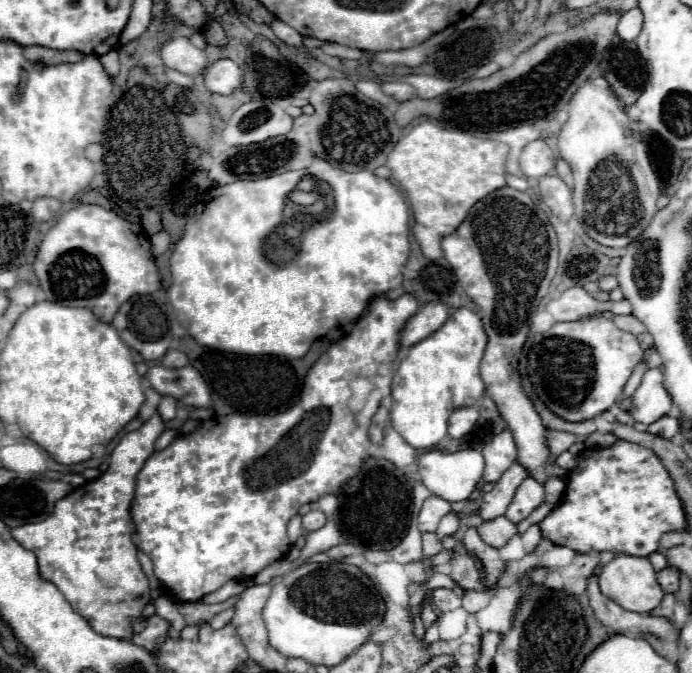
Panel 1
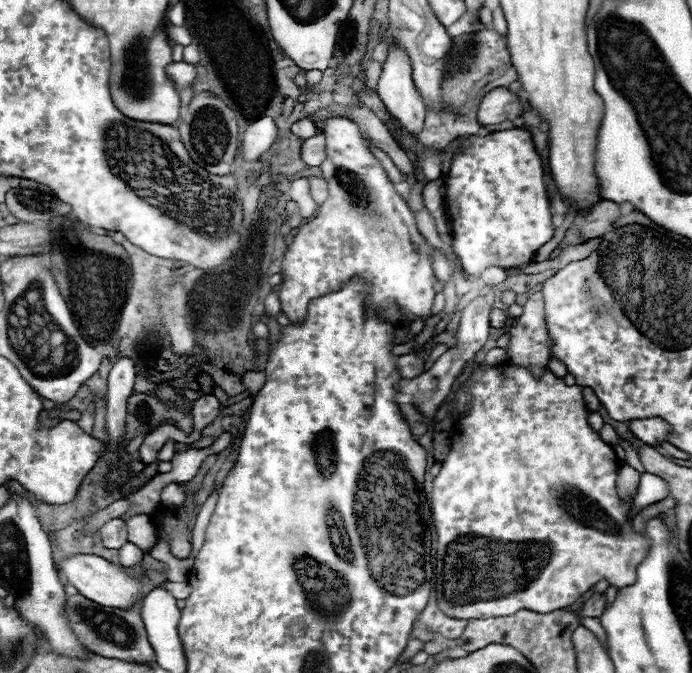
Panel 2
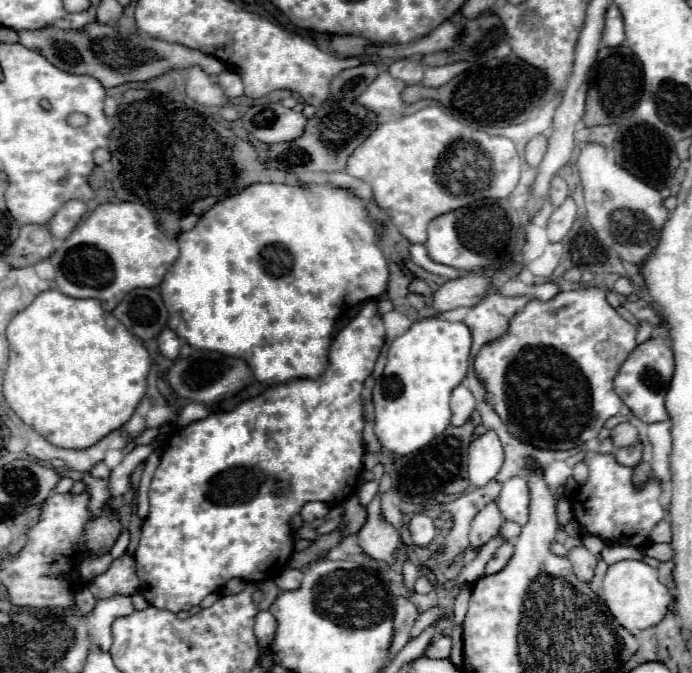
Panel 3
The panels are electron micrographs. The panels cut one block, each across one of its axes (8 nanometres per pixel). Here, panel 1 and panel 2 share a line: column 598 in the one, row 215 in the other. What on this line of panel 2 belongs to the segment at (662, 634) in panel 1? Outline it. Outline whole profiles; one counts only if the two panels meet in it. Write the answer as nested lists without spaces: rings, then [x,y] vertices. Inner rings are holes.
[[[610,200],[598,202],[598,206],[594,206],[594,210],[590,212],[590,216],[586,220],[580,220],[580,218],[574,220],[572,228],[564,234],[564,240],[560,242],[560,248],[576,246],[580,232],[588,238],[596,238],[596,236],[606,234],[608,230],[612,230],[612,226],[618,218],[620,218],[620,204],[610,202]]]

